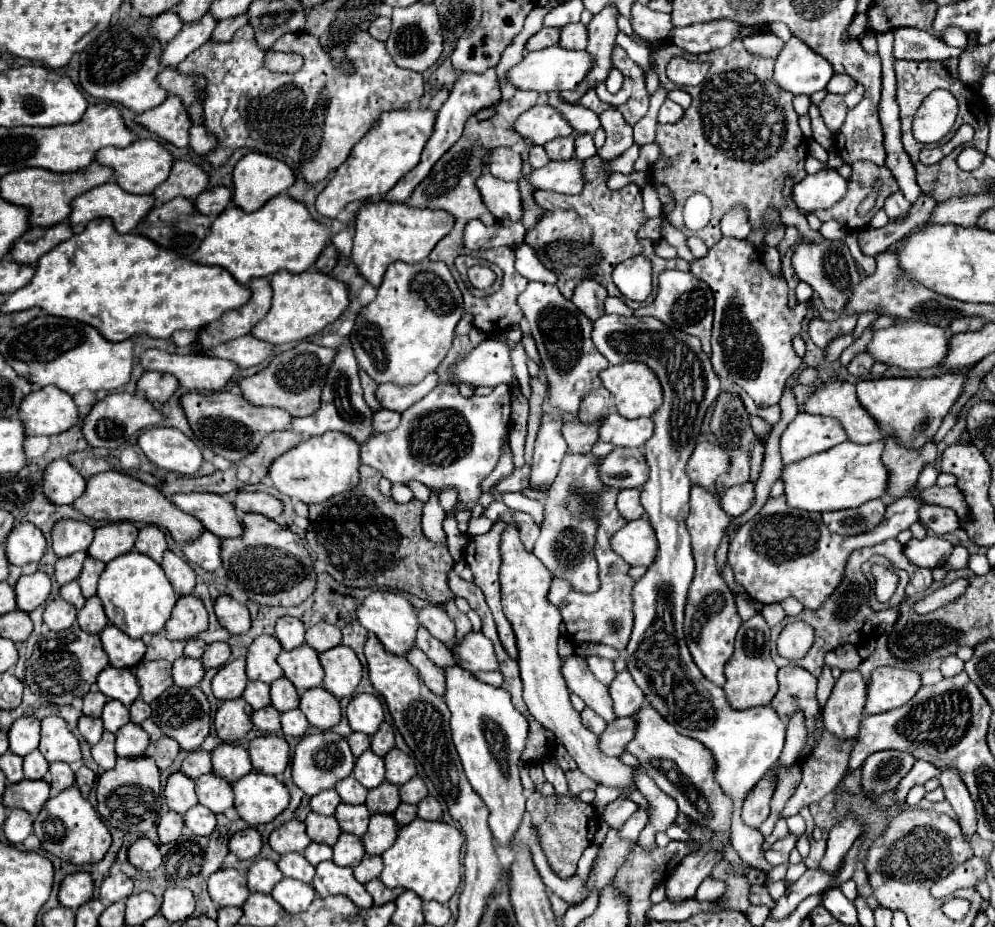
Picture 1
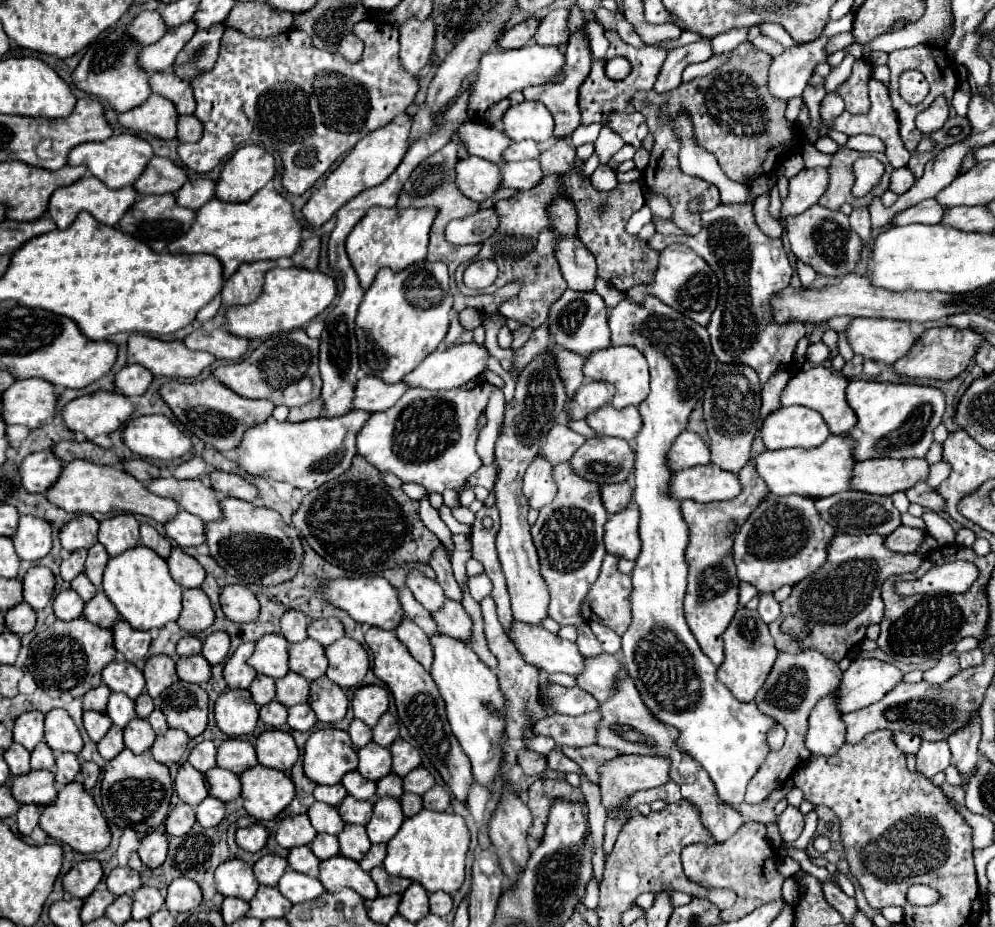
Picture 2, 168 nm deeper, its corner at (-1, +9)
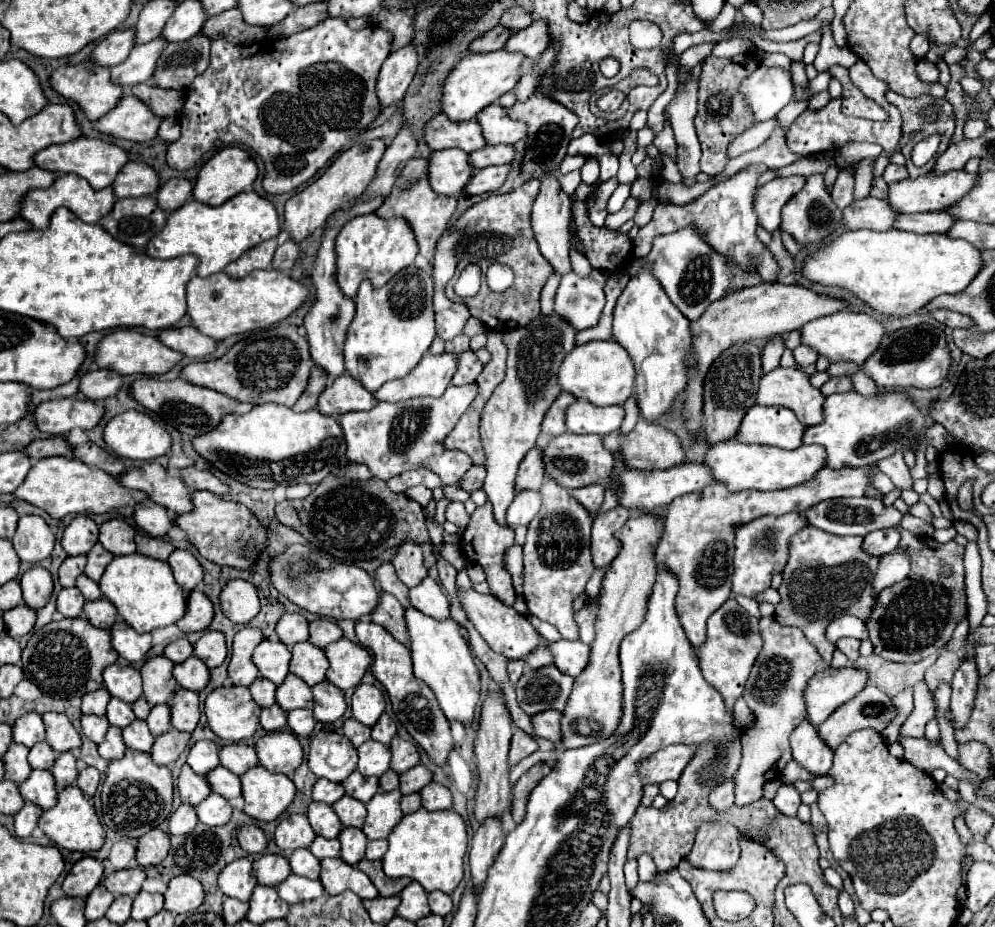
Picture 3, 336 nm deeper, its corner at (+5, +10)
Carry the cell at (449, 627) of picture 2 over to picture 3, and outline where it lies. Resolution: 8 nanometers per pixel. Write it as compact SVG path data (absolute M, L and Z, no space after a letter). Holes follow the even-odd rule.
M425 577L417 587L411 587L409 599L413 607L417 607L425 615L431 615L433 619L443 621L449 617L449 601L431 577Z

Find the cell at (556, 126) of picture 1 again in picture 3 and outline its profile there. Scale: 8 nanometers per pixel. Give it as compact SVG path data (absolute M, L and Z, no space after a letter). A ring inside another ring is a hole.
M491 103L489 107L485 107L481 115L477 115L477 121L481 123L485 141L489 145L513 145L527 135L525 123L513 121L499 103Z

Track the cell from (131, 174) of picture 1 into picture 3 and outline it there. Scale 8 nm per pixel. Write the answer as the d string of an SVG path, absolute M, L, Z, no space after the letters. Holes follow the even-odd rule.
M79 137L79 139L73 139L69 143L63 143L63 145L49 145L45 149L41 149L41 153L37 153L33 157L35 165L41 167L41 169L47 169L51 173L77 173L79 177L87 179L91 183L93 189L103 189L107 185L113 183L117 171L129 161L127 159L127 153L117 147L117 145L111 145L107 141L101 141L101 139L87 139L87 137Z

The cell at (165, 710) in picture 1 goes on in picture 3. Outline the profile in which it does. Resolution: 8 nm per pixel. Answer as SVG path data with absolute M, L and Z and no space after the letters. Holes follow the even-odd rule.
M177 689L177 693L169 701L171 707L171 725L177 731L193 731L199 723L201 711L199 711L199 697L195 691L189 689Z

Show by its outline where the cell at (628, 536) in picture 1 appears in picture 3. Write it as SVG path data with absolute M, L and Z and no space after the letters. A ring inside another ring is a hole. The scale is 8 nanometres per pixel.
M615 507L611 511L599 513L591 527L591 555L595 567L607 567L619 553L619 541L615 539L615 531L621 529L629 519L629 511L623 507Z

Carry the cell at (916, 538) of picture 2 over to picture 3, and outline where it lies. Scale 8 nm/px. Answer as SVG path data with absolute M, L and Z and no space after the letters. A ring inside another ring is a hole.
M885 529L885 531L871 531L869 535L863 537L865 543L865 553L873 555L873 557L883 557L889 551L895 551L899 545L901 535L893 529Z

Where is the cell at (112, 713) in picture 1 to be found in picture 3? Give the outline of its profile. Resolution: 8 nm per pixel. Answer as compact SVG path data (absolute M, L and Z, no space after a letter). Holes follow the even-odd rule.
M111 697L109 705L107 705L107 719L111 725L123 729L135 721L135 715L133 715L133 709L129 703L125 703L117 697Z

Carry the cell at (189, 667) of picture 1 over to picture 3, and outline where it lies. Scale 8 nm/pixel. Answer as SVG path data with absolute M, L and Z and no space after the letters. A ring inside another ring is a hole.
M189 657L187 661L177 663L173 669L173 675L183 689L191 689L197 693L205 689L209 683L209 669L199 657Z

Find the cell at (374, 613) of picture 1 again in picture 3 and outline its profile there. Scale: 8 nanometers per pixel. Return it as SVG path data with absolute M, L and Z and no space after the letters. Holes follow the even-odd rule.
M289 545L283 553L271 555L269 577L273 587L279 589L279 593L285 595L291 603L321 617L359 619L369 615L379 603L379 589L367 571L315 555L305 545Z

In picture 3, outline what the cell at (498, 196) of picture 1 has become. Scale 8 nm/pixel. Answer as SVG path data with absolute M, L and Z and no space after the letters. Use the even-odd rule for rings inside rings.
M457 149L431 151L427 157L429 163L429 185L439 195L459 195L473 175L469 165L469 155Z

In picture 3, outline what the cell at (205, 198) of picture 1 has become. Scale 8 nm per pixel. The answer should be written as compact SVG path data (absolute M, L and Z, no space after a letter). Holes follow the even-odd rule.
M169 179L165 183L161 183L161 187L157 189L157 205L163 211L175 211L179 209L189 197L191 197L191 183L187 179Z

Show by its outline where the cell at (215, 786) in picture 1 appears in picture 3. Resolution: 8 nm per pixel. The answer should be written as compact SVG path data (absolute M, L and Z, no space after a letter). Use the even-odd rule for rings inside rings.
M221 765L207 773L207 781L211 785L211 791L213 793L219 793L225 799L233 799L233 797L239 797L241 795L239 777L235 773L231 773L229 769L221 767Z

